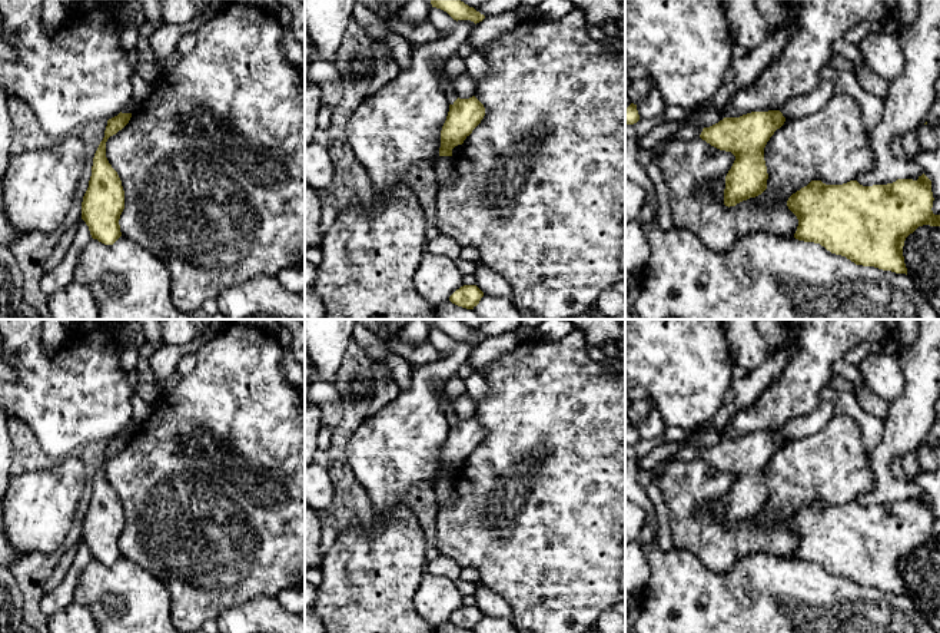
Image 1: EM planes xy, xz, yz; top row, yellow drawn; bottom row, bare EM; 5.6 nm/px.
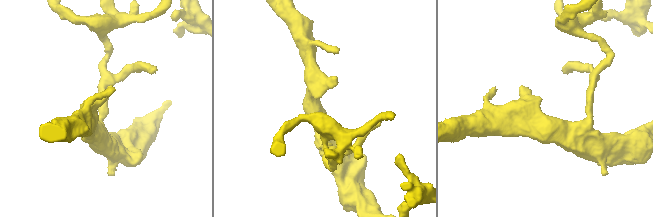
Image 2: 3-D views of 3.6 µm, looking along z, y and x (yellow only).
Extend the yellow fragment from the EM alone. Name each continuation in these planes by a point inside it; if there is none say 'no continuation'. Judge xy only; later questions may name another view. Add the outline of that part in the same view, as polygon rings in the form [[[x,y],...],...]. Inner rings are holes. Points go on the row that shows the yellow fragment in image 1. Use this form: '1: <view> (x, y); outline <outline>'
no continuation

